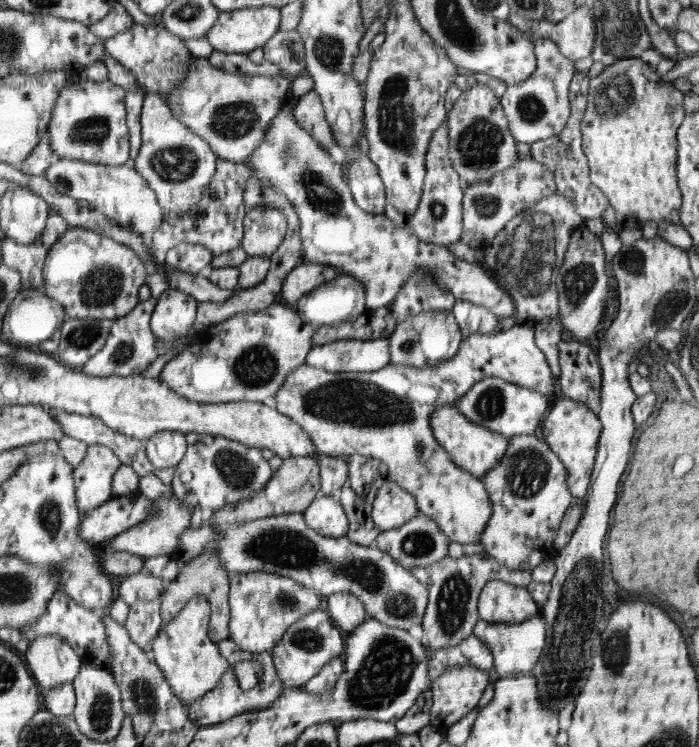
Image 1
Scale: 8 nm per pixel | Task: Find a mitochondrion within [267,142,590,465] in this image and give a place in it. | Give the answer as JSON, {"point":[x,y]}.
{"point":[350,402]}

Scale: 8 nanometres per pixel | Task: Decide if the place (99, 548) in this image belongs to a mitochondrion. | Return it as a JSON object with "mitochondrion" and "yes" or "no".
{"mitochondrion":"no"}

